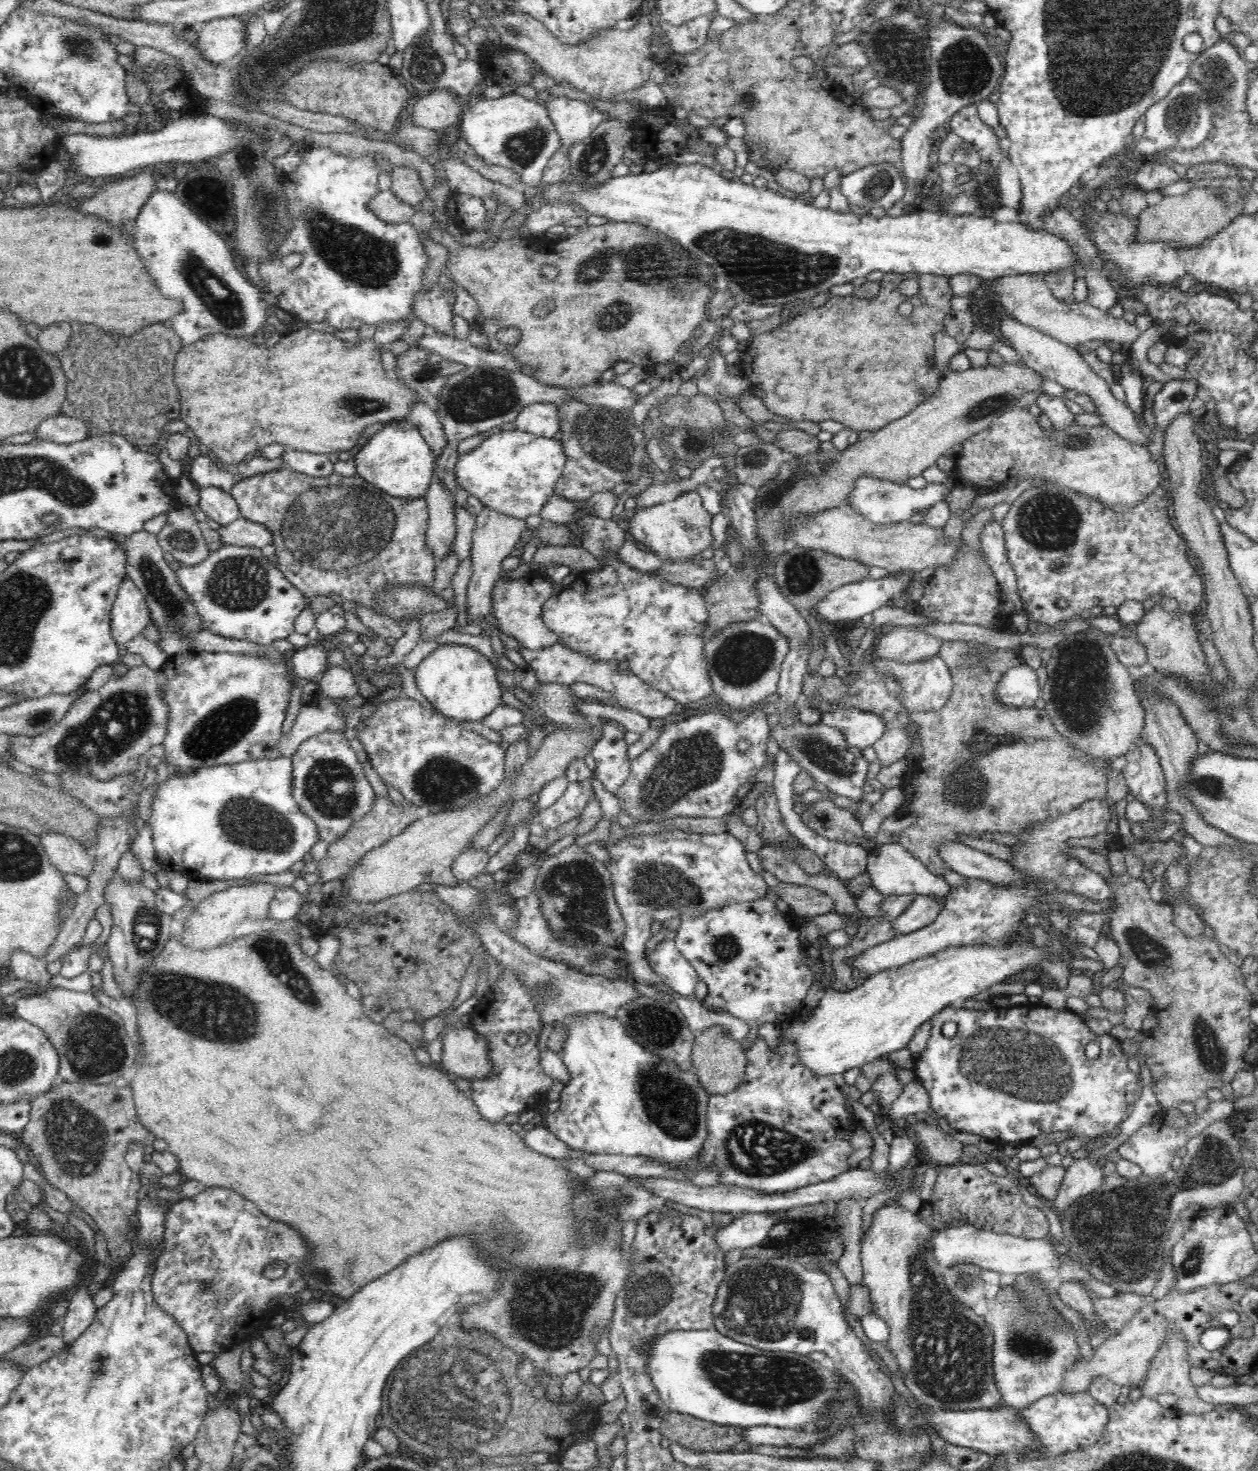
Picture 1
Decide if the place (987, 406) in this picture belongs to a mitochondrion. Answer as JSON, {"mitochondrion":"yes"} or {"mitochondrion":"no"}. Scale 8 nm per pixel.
{"mitochondrion":"yes"}

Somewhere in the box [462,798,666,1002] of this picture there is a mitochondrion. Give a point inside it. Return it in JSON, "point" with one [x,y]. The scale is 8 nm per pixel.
{"point":[577,891]}

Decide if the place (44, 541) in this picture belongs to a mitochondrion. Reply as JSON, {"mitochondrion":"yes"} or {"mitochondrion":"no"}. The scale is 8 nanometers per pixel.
{"mitochondrion":"no"}

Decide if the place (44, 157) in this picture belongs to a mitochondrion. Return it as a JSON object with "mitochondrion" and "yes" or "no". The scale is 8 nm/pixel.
{"mitochondrion":"no"}

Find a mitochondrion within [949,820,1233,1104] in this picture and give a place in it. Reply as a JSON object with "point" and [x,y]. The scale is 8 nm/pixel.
{"point":[1212,1058]}

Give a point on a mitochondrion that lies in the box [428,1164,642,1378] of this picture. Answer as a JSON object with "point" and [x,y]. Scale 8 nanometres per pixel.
{"point":[549,1307]}

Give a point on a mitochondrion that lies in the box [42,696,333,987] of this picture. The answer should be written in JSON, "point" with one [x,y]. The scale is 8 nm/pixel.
{"point":[250,823]}

